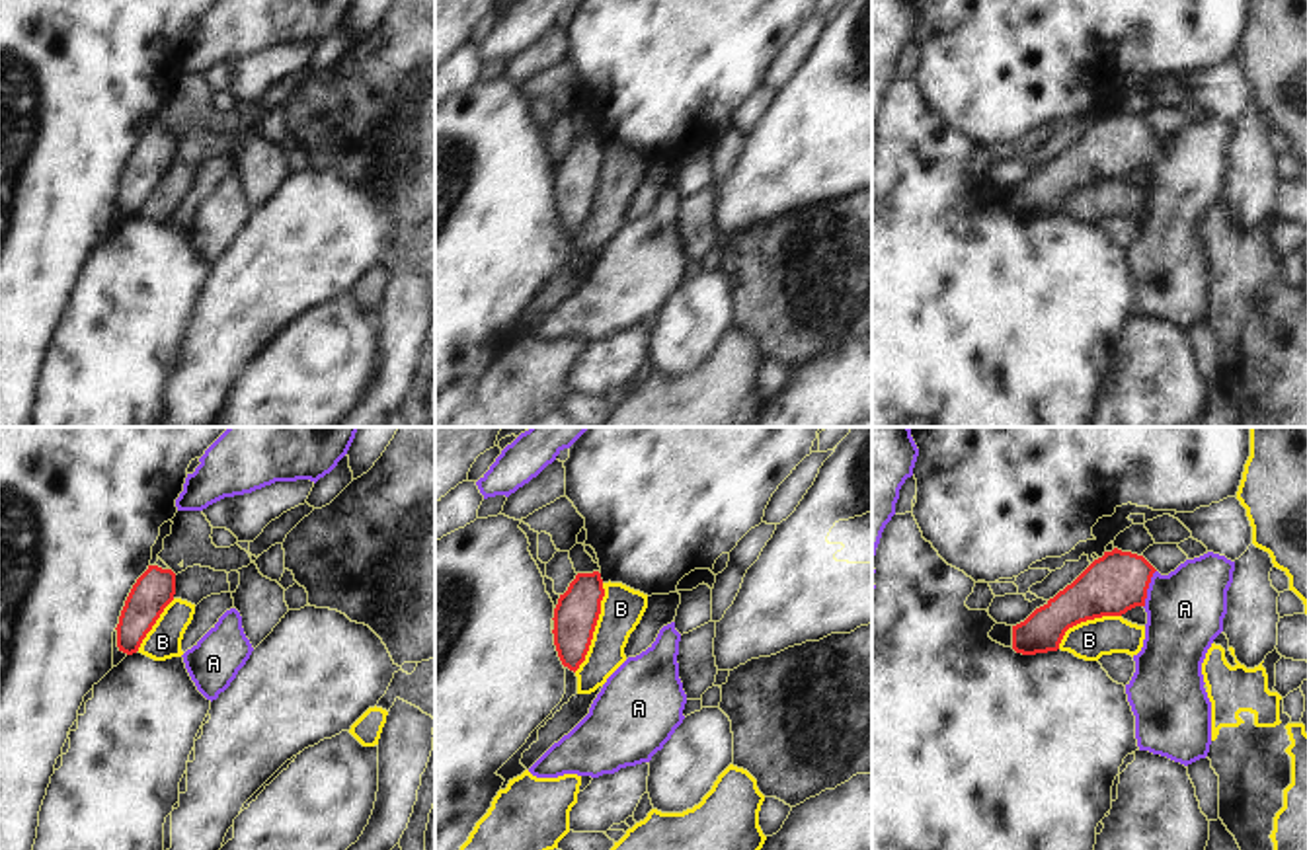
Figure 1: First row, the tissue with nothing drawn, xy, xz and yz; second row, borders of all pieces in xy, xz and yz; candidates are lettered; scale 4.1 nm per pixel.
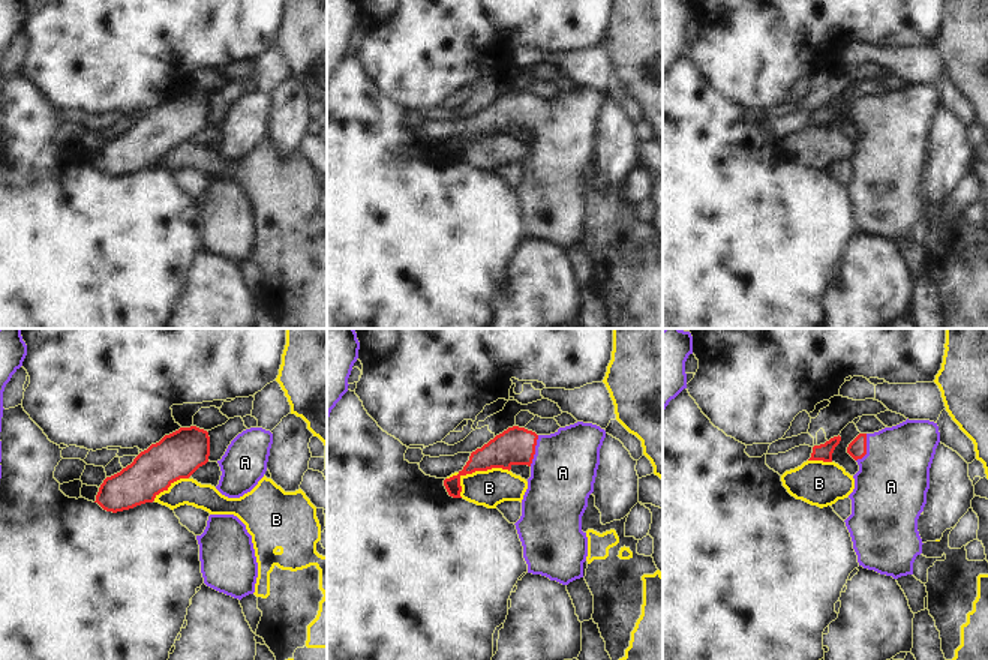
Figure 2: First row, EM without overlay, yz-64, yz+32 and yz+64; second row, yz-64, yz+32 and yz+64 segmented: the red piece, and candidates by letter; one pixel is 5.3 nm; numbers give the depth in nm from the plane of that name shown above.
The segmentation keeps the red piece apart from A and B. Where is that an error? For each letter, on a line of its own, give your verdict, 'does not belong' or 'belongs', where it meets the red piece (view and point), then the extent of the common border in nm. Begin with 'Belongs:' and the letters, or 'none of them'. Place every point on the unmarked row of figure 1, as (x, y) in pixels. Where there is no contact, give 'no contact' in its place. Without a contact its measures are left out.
Belongs: A
A: belongs; meets red in yz at (1148, 151); contact 170 nm long
B: does not belong; meets red in xz at (594, 192); contact 380 nm long

